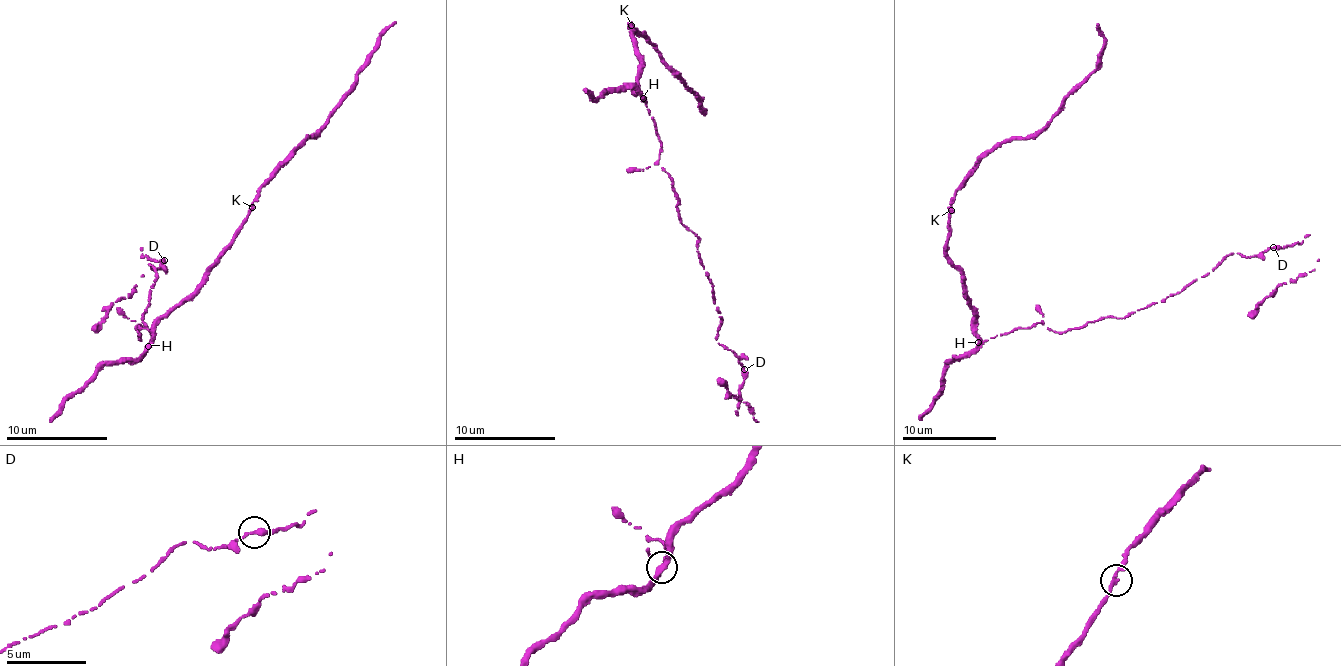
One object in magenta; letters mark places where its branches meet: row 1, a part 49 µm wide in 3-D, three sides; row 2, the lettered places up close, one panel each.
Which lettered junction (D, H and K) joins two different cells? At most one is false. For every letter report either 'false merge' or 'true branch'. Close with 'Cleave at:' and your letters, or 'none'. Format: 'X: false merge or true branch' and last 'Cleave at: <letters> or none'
D: true branch
H: true branch
K: true branch
Cleave at: none

